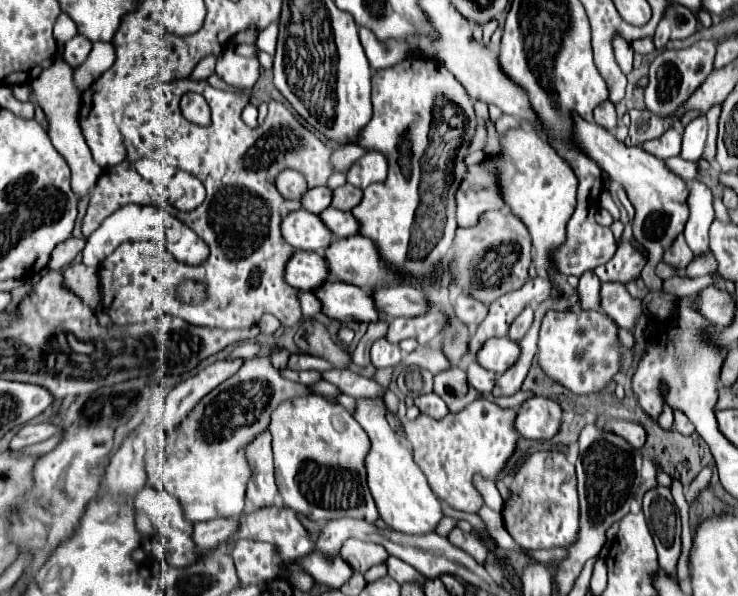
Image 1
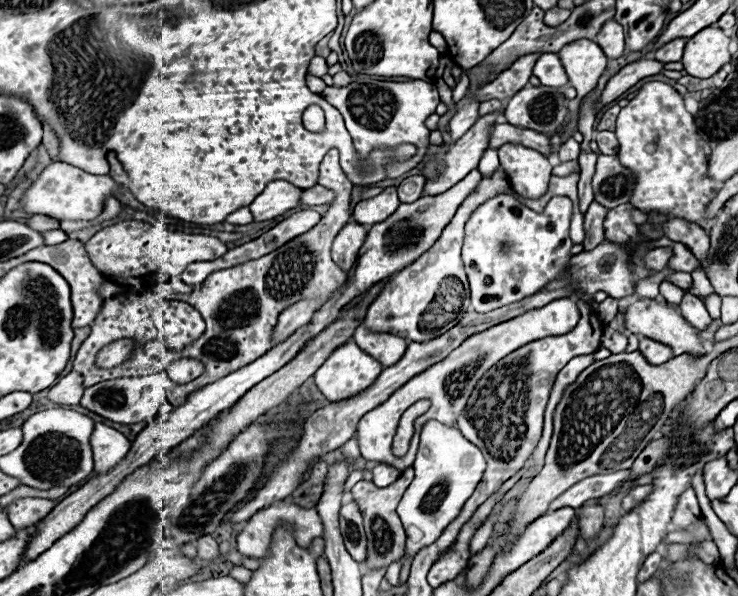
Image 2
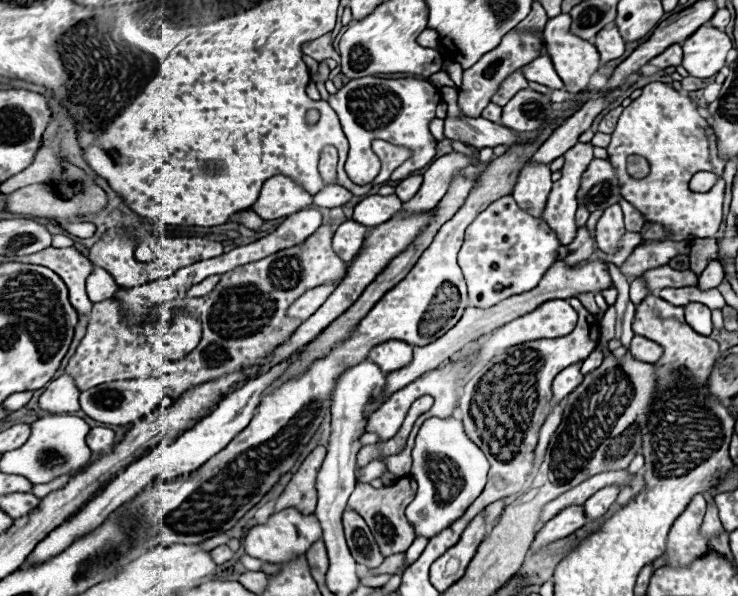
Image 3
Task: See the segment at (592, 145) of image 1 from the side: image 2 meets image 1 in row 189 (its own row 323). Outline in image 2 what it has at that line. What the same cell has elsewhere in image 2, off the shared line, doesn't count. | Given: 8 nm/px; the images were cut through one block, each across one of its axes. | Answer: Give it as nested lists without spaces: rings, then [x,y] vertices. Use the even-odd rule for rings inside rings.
[[[638,300],[638,302],[630,304],[624,312],[624,326],[632,334],[640,334],[644,338],[652,338],[656,342],[670,346],[674,350],[674,356],[680,356],[684,352],[694,354],[694,356],[702,356],[706,352],[702,348],[702,342],[698,340],[694,328],[678,314],[678,310],[674,310],[668,304],[658,304],[656,300]]]

